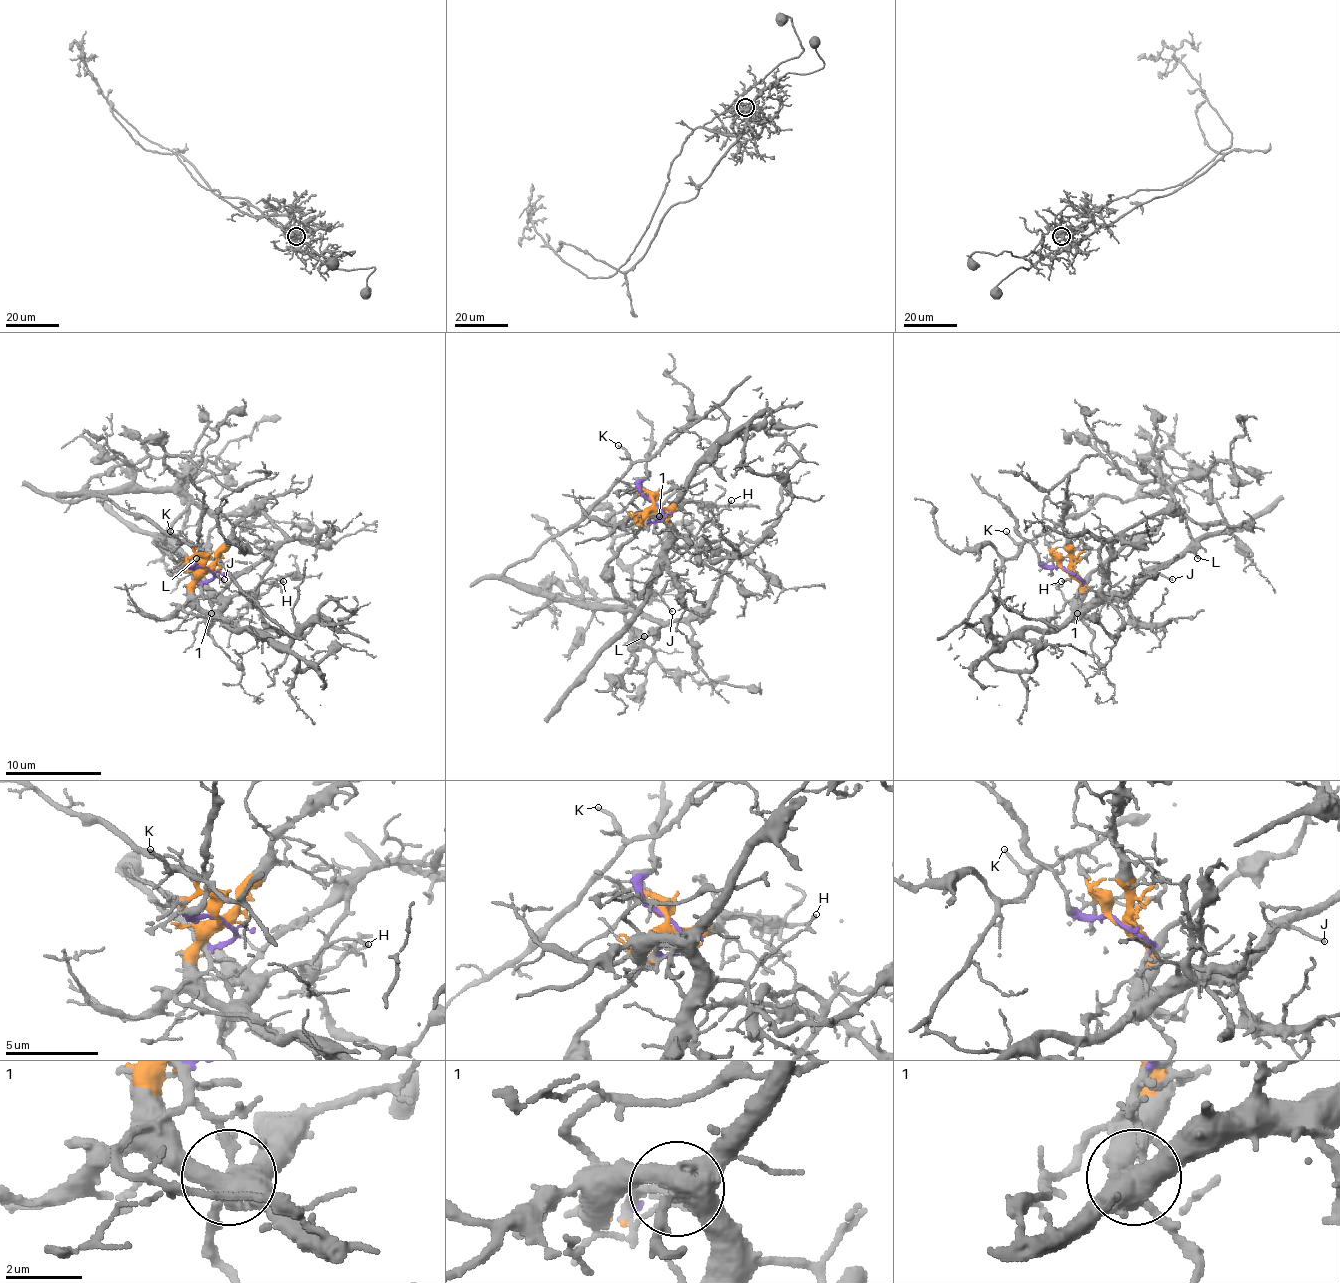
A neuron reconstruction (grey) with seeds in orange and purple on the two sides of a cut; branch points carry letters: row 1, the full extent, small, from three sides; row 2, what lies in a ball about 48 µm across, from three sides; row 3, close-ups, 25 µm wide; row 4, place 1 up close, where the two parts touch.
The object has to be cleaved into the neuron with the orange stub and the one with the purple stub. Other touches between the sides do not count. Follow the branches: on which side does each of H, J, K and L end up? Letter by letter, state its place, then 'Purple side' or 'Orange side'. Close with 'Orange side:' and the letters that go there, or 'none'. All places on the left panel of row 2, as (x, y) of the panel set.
H: Place: (283, 581). Orange side
J: Place: (224, 579). Orange side
K: Place: (170, 531). Purple side
L: Place: (196, 558). Purple side
Orange side: H, J

